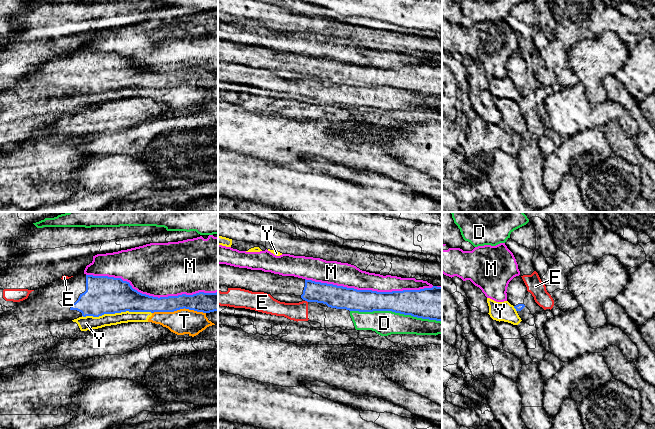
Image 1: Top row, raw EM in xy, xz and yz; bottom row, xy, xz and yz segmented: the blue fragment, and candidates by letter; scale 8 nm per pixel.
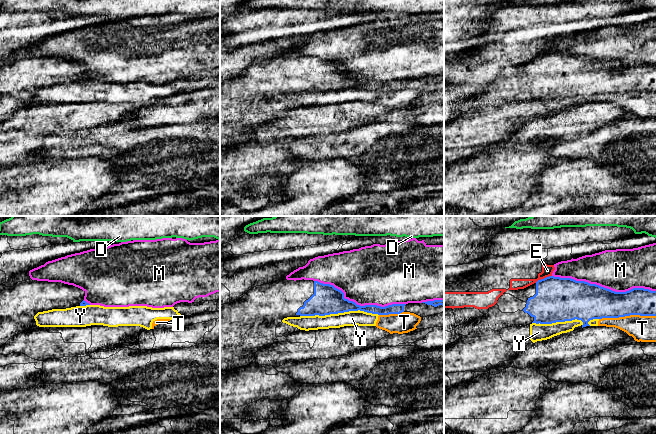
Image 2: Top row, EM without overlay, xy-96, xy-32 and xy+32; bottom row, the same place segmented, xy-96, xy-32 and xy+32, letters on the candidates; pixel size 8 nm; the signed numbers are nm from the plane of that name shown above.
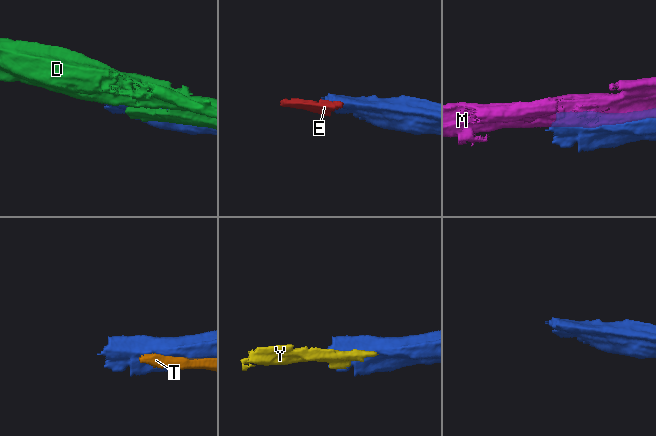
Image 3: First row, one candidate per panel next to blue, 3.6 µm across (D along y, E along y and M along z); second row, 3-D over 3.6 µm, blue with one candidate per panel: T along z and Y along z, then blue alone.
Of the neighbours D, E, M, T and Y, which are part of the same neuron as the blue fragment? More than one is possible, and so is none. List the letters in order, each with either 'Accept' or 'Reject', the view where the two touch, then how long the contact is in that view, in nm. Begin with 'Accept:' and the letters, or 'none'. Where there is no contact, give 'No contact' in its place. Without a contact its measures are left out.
Accept: none
D: Reject. Touches blue in xz. Shared border 750 nm
E: Reject. Touches blue in xz. Shared border 30 nm
M: Reject. Touches blue in xy. Shared border 1050 nm
T: Reject. Touches blue in xy. Shared border 440 nm
Y: Reject. Touches blue in xy. Shared border 550 nm

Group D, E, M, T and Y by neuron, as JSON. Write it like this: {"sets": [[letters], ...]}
{"sets": [["D"], ["E"], ["M"], ["T", "Y"]]}

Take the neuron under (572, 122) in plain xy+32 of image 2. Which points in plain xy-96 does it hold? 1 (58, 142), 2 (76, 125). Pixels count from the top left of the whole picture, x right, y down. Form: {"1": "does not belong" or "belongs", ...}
{"1": "does not belong", "2": "belongs"}

